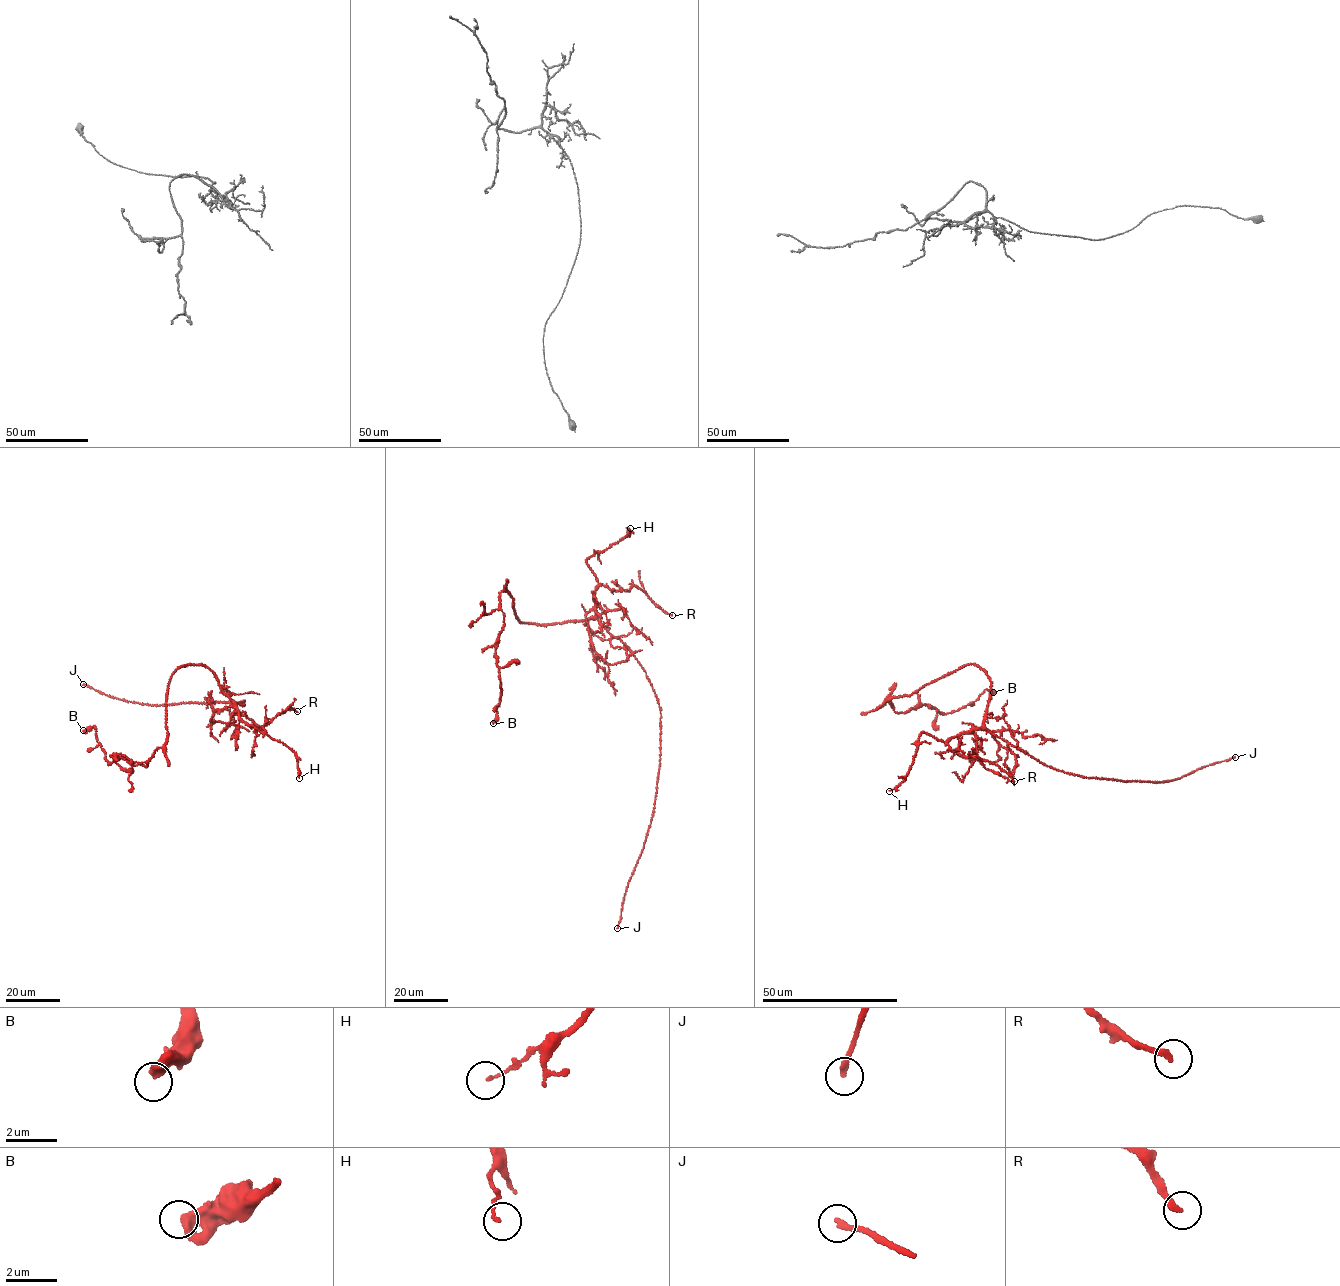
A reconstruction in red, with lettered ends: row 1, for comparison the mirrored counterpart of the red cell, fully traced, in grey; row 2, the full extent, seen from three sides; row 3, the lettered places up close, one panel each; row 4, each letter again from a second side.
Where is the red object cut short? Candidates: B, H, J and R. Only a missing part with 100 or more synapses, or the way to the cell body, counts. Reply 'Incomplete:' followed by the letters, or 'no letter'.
Incomplete: J

